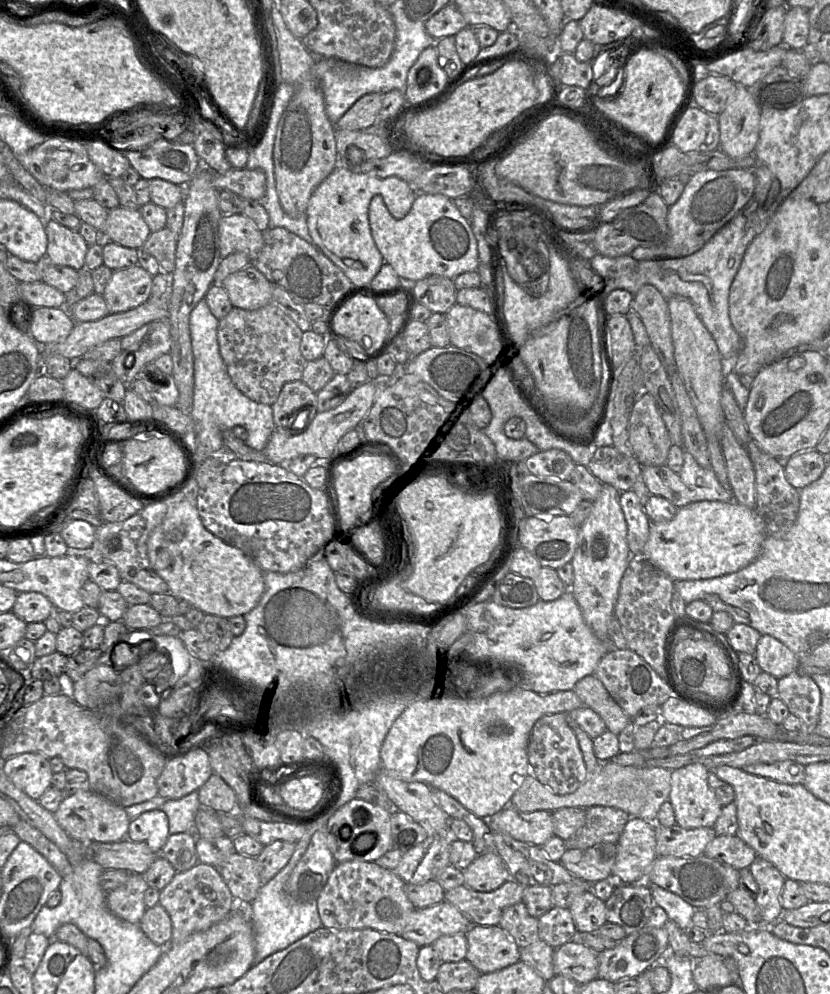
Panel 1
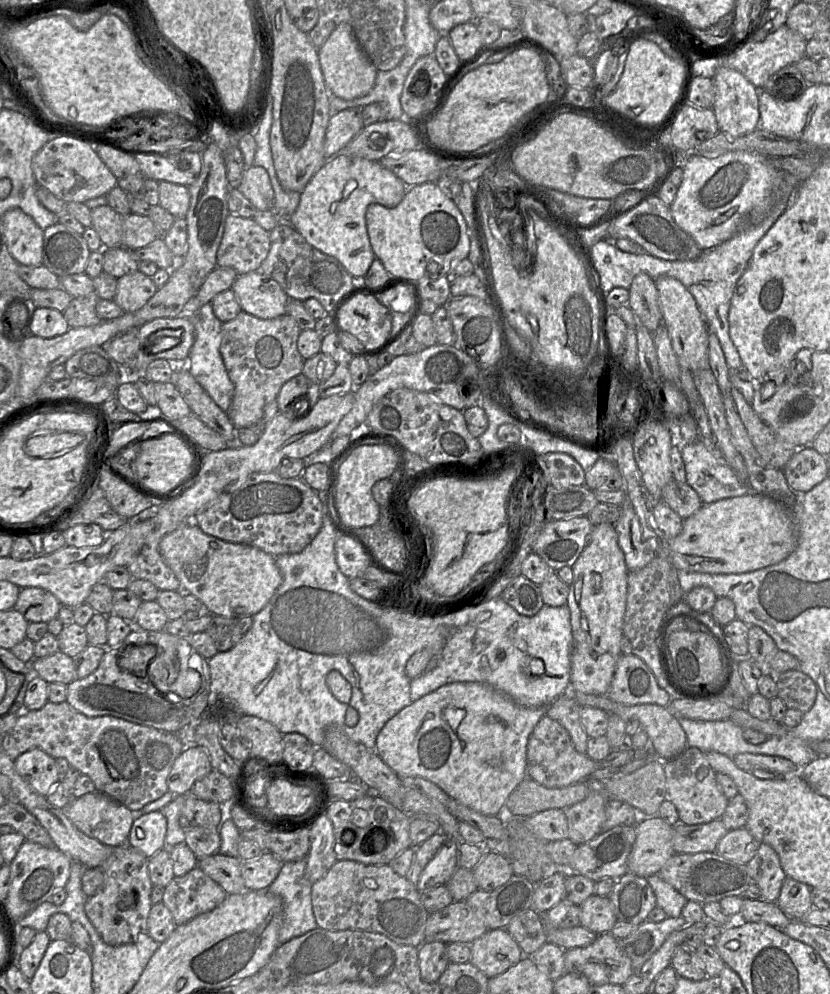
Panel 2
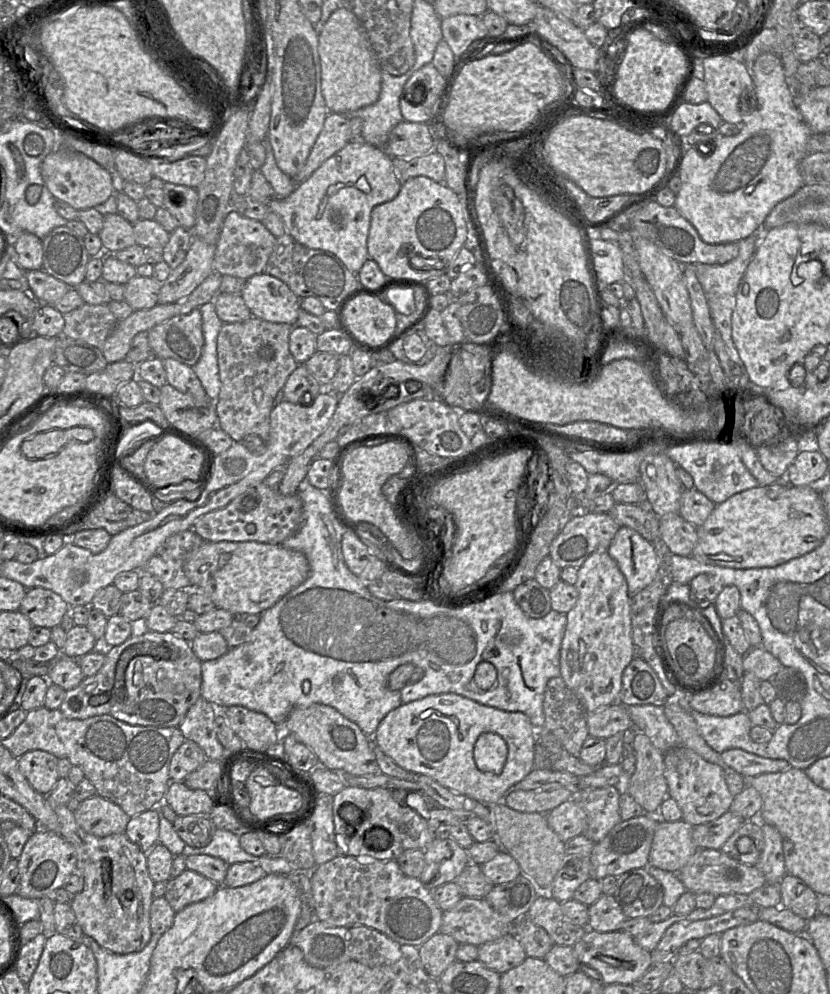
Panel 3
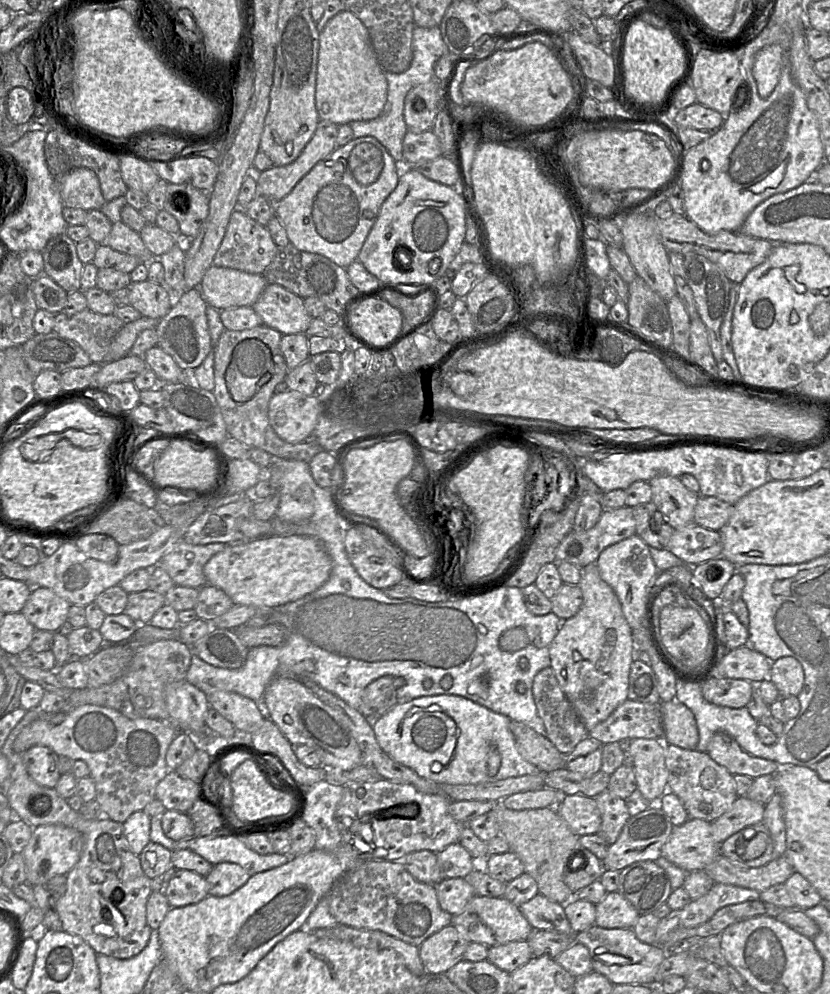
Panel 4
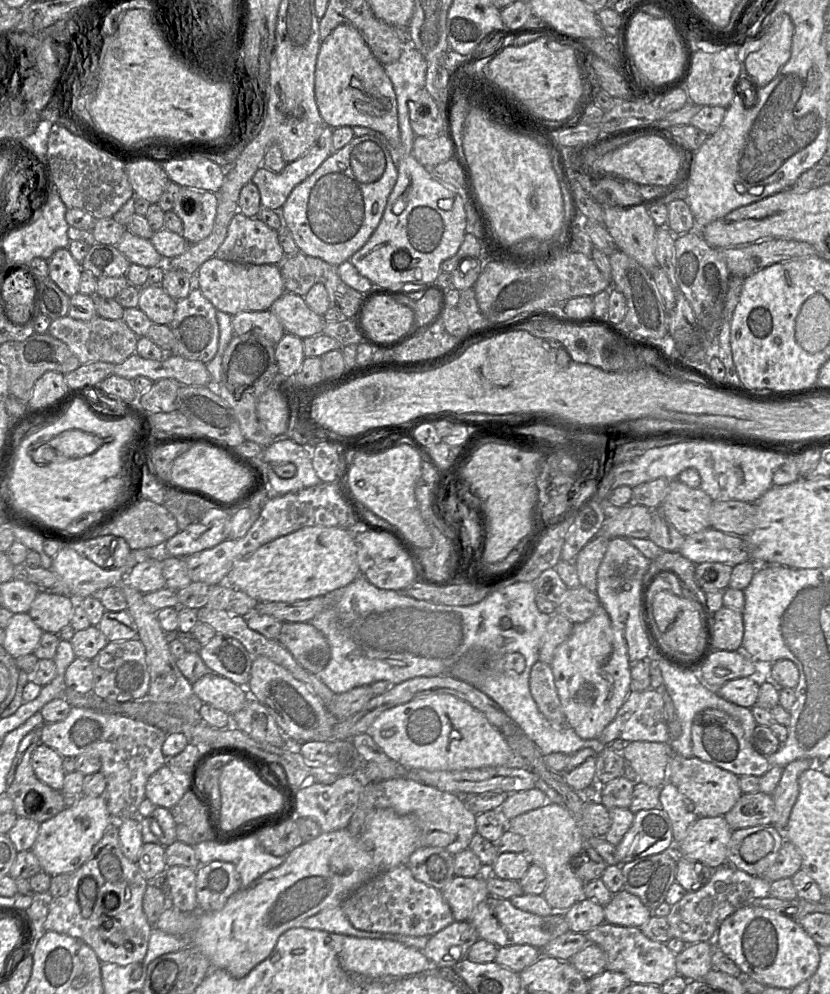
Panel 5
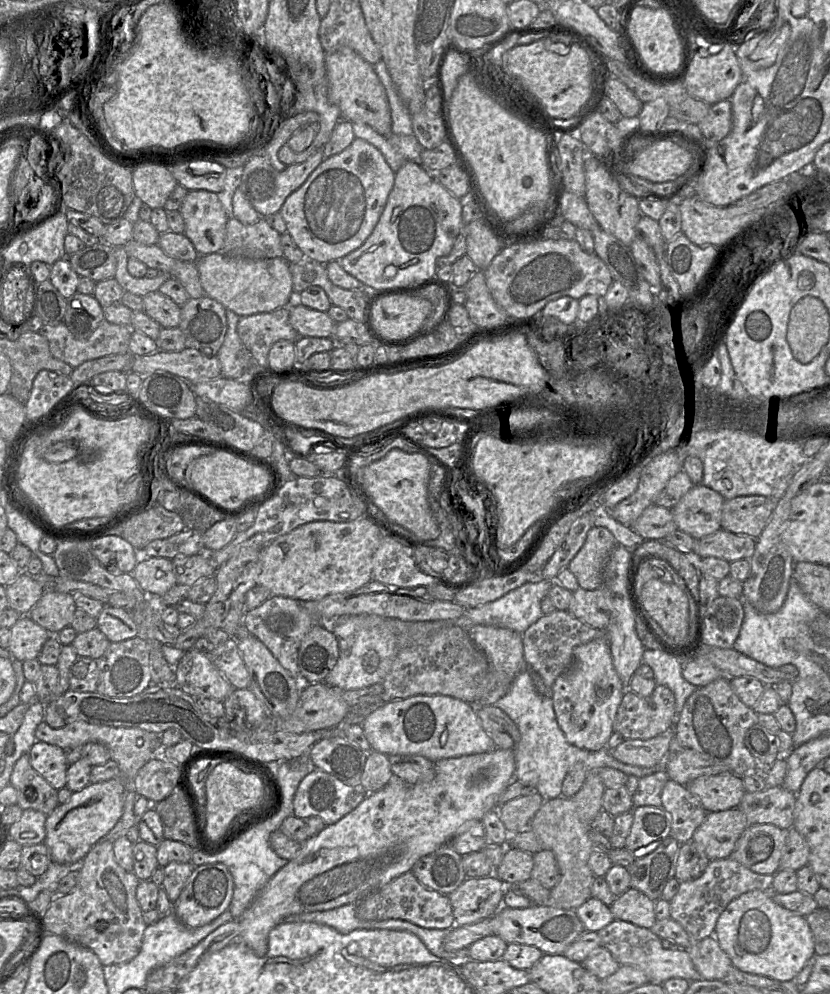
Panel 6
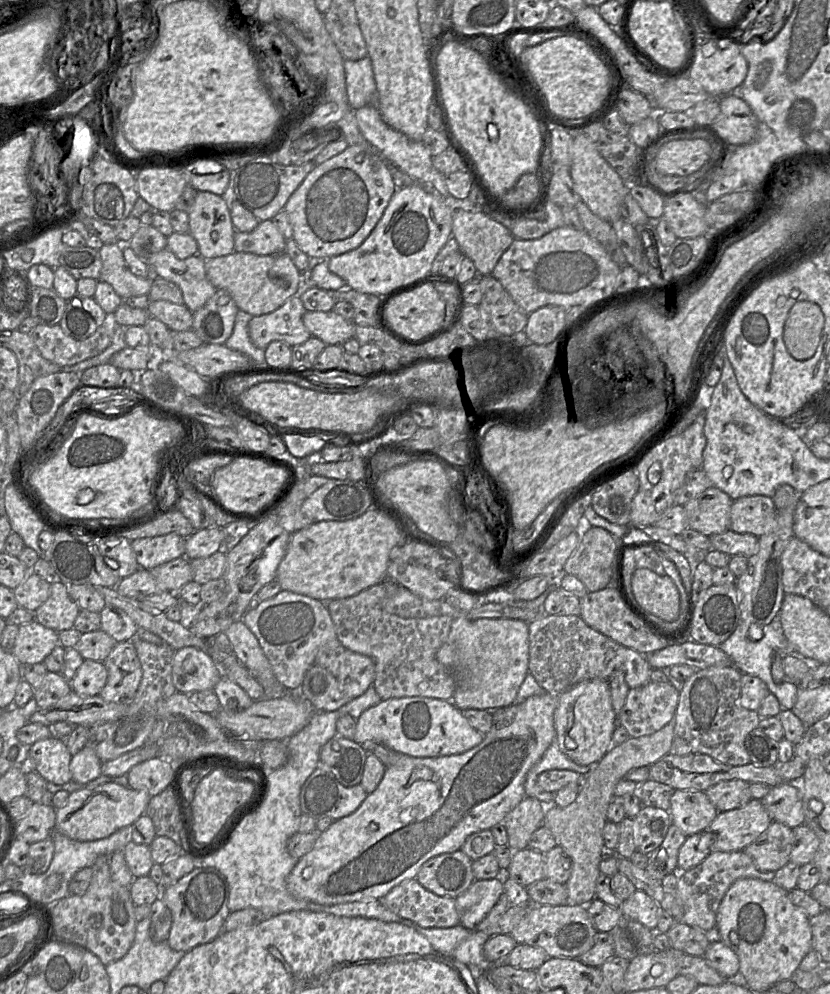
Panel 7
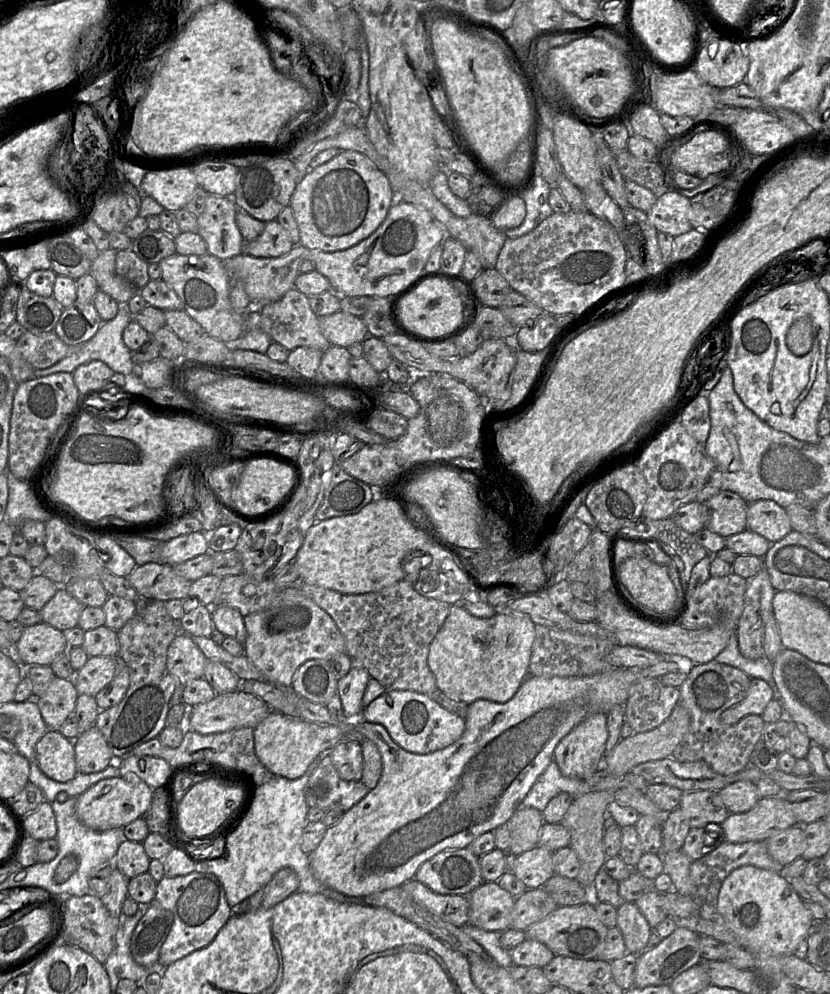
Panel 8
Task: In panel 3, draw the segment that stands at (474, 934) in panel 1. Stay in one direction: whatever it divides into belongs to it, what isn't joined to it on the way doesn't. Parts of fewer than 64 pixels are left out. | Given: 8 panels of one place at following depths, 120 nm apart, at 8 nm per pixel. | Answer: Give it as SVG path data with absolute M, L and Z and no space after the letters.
M514 934L478 946L478 961L500 975L519 966L527 955Z

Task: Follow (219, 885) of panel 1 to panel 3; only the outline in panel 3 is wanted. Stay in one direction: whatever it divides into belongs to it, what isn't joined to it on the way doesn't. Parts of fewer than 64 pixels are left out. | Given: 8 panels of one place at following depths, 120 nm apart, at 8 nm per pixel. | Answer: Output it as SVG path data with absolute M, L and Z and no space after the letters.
M189 869L167 881L164 897L175 912L205 900L219 887L211 879Z

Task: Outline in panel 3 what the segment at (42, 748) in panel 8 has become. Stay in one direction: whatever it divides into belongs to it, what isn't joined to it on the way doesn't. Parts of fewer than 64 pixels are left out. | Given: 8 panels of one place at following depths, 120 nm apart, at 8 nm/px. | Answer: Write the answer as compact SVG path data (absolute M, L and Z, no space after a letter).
M43 750L28 751L18 758L19 767L31 786L43 795L49 795L57 781L58 758Z

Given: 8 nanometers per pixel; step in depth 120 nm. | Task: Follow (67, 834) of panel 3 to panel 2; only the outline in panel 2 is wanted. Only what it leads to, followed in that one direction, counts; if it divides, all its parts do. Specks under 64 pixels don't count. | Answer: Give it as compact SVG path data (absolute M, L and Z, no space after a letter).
M130 845L114 847L114 852L99 867L104 874L104 885L85 903L85 913L102 940L111 946L130 944L140 934L148 933L148 915L152 907L153 884L148 872L148 858Z

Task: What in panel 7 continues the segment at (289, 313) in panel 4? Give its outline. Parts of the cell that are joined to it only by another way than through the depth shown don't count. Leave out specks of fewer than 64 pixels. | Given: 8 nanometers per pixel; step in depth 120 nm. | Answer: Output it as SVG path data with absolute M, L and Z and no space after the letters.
M305 311L302 317L310 334L326 345L341 345L354 337L355 324L331 311Z

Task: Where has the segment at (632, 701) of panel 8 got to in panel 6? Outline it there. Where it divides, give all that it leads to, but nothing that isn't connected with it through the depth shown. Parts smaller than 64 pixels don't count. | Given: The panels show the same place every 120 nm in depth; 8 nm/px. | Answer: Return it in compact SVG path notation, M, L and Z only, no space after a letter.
M657 685L648 697L626 689L614 720L613 731L620 733L624 739L648 740L671 732L674 729L675 720L675 697L668 687Z

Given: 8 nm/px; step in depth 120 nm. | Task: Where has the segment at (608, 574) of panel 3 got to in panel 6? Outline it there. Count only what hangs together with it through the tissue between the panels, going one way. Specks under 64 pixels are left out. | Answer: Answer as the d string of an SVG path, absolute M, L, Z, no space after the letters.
M606 630L605 638L597 638L576 647L570 667L550 689L556 720L567 741L588 751L599 751L606 747L614 733L614 720L626 689L613 666Z

